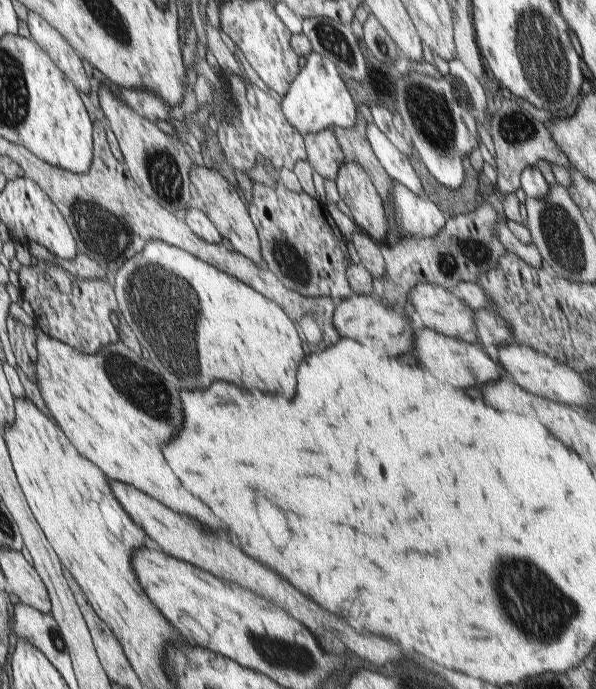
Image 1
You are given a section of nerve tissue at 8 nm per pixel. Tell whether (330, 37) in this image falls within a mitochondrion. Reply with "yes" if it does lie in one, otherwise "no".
yes

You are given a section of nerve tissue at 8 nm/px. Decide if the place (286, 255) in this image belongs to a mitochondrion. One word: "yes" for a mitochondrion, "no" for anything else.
yes

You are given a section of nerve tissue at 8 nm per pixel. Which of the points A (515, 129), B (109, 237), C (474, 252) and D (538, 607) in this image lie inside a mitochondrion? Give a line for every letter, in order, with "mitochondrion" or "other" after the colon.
A: mitochondrion
B: mitochondrion
C: mitochondrion
D: mitochondrion

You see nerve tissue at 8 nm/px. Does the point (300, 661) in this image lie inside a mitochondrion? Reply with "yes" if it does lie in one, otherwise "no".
yes

